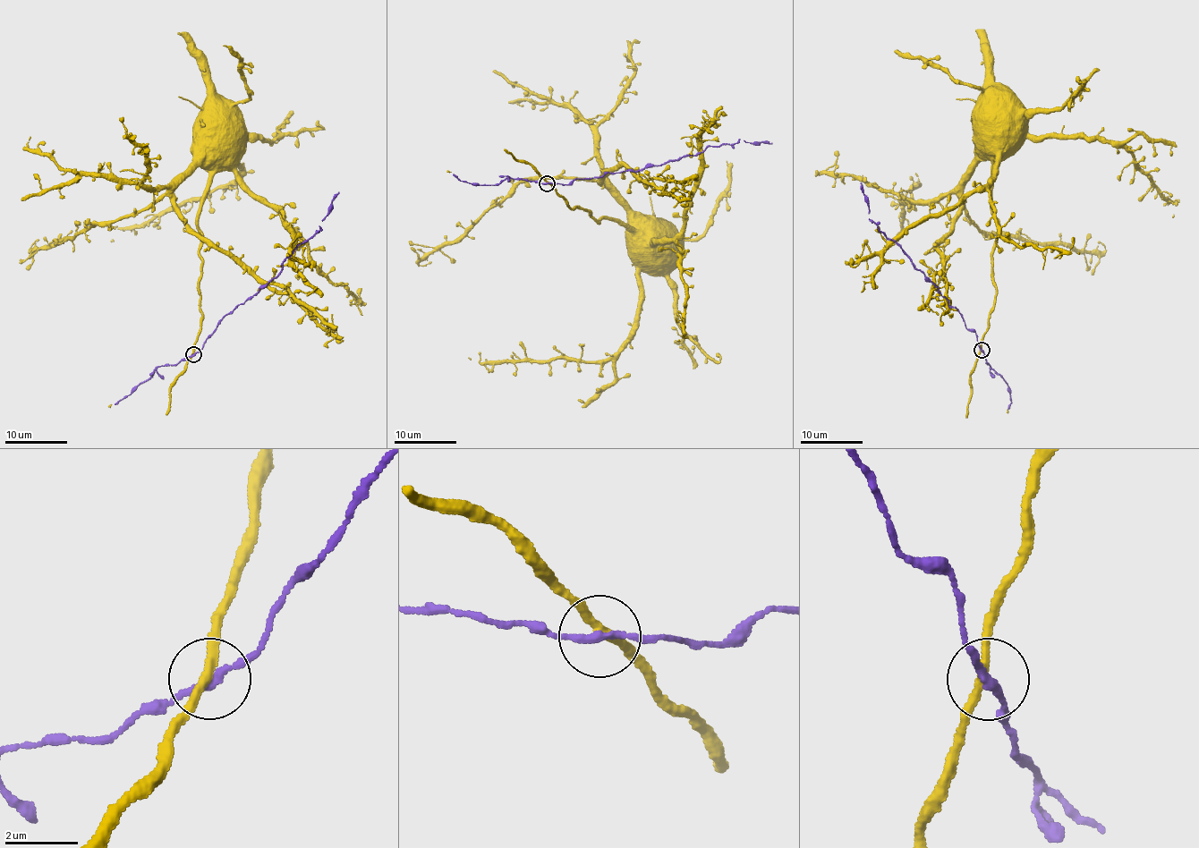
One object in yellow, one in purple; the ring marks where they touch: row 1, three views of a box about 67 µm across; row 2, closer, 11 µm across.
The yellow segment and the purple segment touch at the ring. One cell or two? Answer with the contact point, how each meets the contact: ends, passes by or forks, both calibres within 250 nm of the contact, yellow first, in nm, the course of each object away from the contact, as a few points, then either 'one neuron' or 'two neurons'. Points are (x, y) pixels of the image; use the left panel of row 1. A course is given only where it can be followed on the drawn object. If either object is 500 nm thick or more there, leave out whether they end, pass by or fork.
at (193, 354); yellow passes by; purple passes by; 240 nm thick on the yellow side, 200 nm on the other; yellow runs (192, 353), (200, 319), (198, 216), (208, 182), (199, 165), (176, 185), (174, 208), (331, 334), (328, 348); purple runs (192, 355), (225, 315), (276, 277), (283, 261), (293, 254), (298, 245), (318, 233), (338, 192); one neuron

